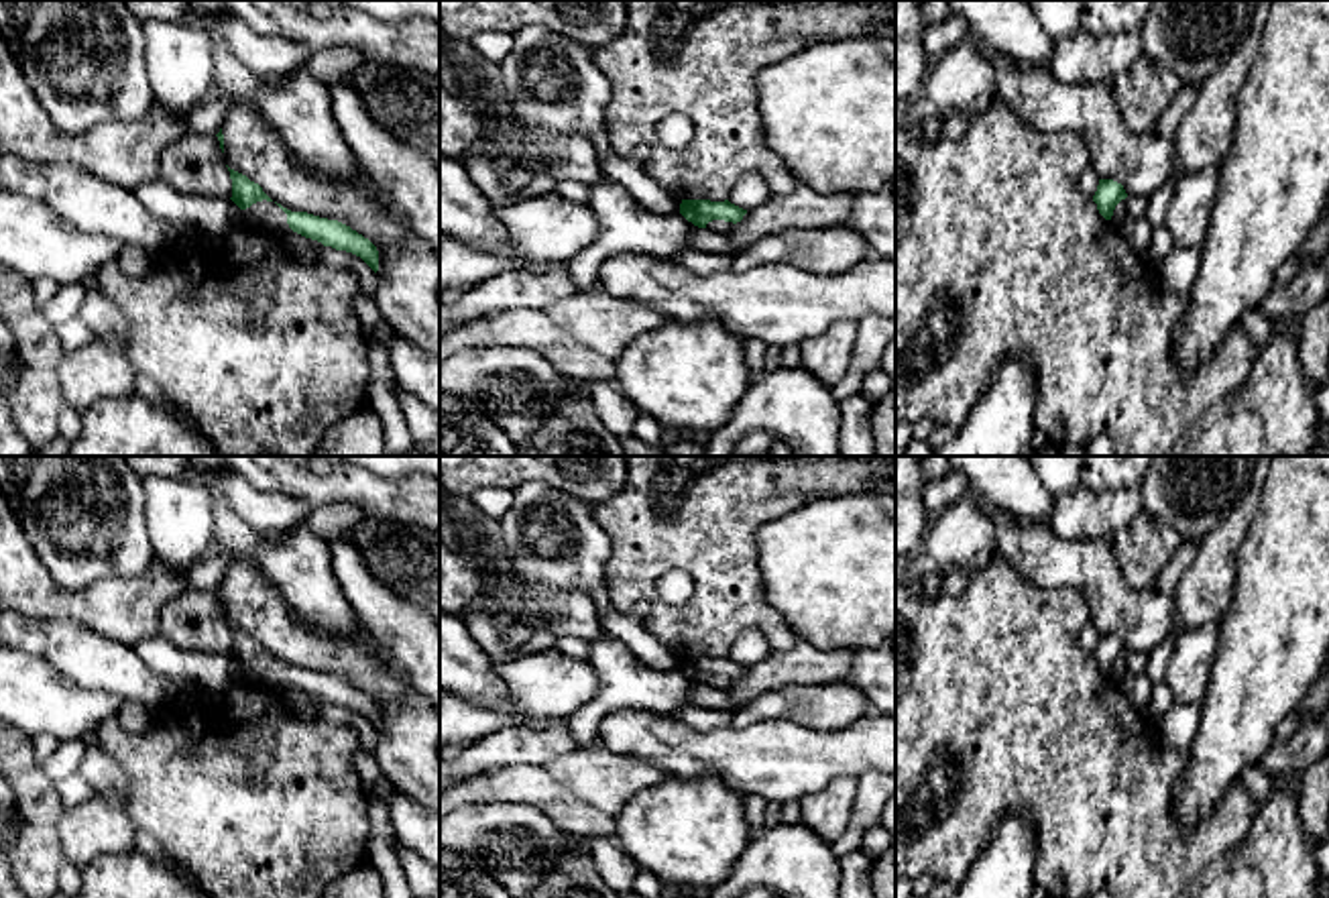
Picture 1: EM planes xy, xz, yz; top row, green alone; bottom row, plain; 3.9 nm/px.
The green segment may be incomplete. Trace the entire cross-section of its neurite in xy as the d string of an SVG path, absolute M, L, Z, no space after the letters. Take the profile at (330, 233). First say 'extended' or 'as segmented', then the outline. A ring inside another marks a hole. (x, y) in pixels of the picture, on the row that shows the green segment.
extended | M230 167L228 171L232 179L230 200L244 212L244 218L250 226L279 232L287 224L293 232L317 240L324 246L352 252L360 257L374 273L379 271L377 246L350 226L307 212L291 212L281 204L273 202L263 191L263 187L250 181L246 175Z

